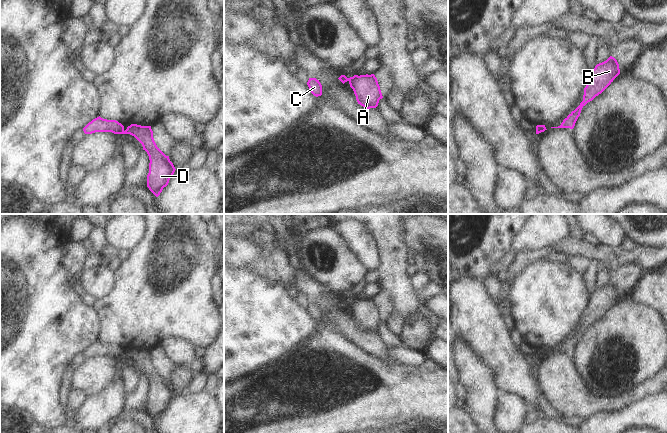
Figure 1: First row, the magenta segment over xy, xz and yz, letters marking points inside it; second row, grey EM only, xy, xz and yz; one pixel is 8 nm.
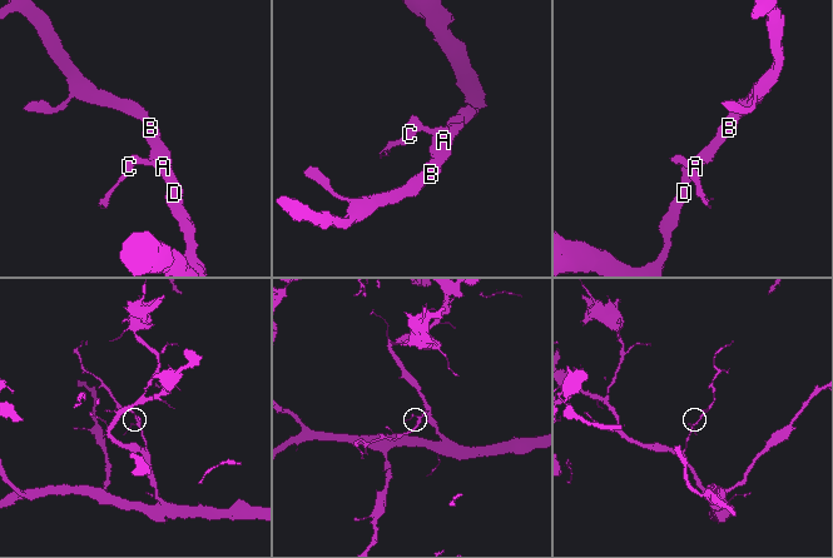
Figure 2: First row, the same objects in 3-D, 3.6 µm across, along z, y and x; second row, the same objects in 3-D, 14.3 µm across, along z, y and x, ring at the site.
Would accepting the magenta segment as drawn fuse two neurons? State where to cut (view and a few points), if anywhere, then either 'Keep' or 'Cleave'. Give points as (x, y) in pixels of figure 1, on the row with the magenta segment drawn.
Split along xy (123, 131), (124, 133). Cleave.

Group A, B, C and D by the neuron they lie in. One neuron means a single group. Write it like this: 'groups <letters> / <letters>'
groups A B D / C

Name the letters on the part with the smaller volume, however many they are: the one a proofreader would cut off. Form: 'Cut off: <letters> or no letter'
Cut off: C

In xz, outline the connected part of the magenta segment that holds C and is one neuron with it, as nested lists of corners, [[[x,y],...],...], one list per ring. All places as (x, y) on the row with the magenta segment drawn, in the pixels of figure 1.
[[[309,78],[307,85],[311,91],[311,93],[318,97],[322,95],[322,85],[316,78]]]

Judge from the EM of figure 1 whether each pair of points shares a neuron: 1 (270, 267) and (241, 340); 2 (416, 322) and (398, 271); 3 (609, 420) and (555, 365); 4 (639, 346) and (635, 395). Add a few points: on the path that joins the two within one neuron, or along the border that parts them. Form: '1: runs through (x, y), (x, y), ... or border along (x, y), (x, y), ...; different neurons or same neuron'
1: border along (255, 262), (255, 268), (262, 275), (287, 284); different neurons
2: border along (419, 311), (405, 322); different neurons
3: border along (625, 407), (616, 411), (599, 412), (585, 420); different neurons
4: border along (656, 375), (635, 388), (614, 397); different neurons

